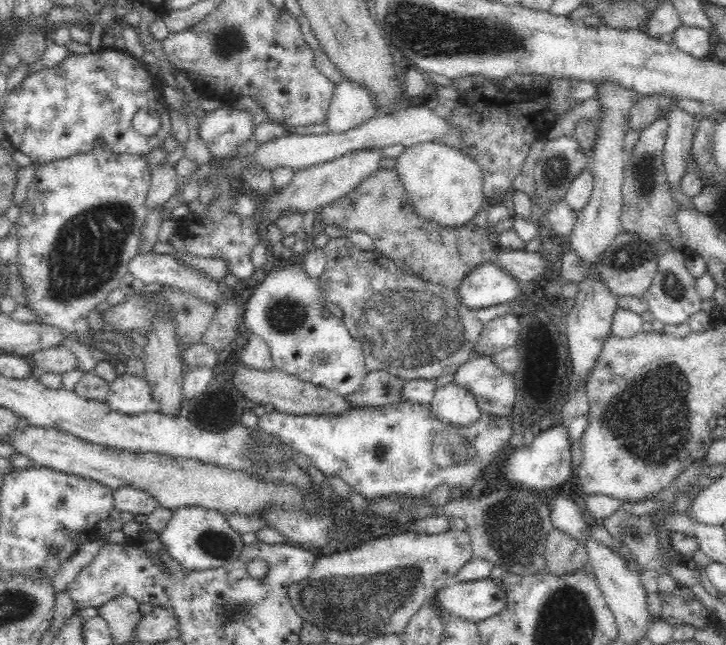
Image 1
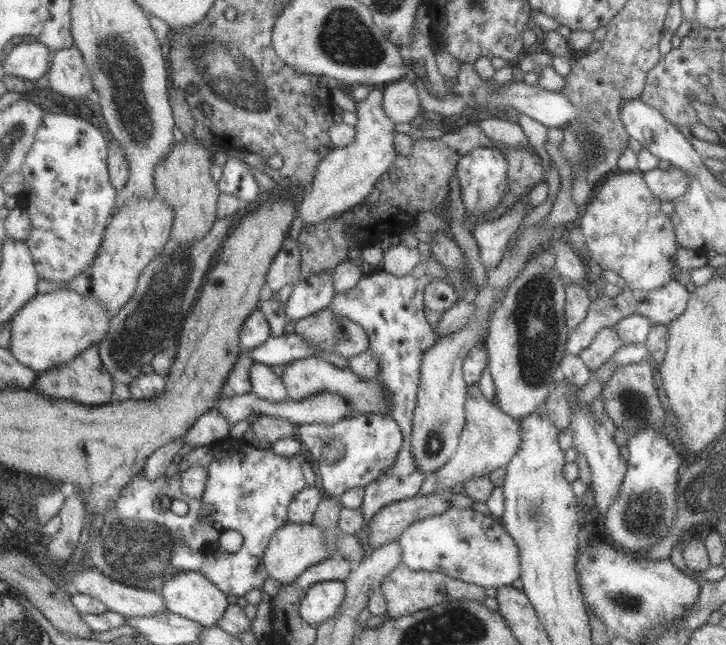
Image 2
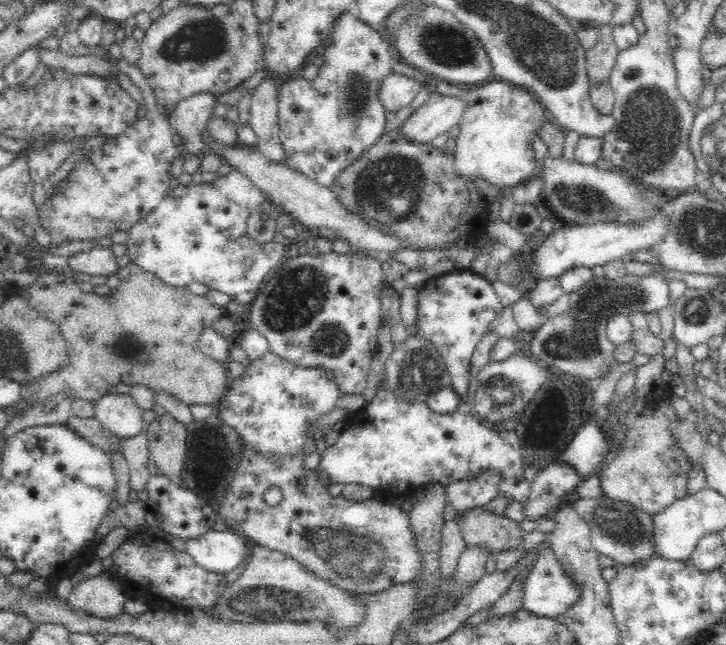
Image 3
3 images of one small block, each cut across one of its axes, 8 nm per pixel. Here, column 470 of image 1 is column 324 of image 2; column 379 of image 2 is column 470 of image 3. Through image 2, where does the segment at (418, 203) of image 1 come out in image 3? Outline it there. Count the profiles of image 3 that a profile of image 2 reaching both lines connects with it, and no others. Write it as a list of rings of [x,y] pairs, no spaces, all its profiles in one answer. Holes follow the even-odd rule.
[[[436,79],[435,85],[437,89],[434,92],[457,96],[465,102],[463,115],[457,124],[456,147],[451,154],[454,170],[460,178],[464,176],[474,181],[482,178],[500,188],[501,196],[536,174],[537,160],[534,159],[531,140],[544,123],[546,111],[532,93],[502,80],[470,90],[466,90],[466,86],[444,84],[440,79]]]

